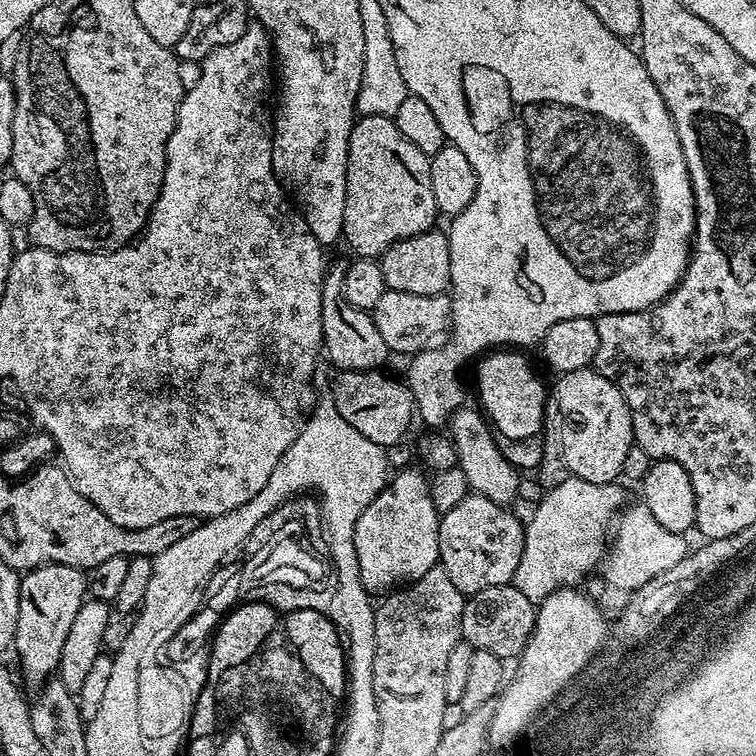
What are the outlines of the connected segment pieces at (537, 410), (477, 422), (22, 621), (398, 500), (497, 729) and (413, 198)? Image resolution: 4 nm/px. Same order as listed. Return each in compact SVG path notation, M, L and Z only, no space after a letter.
M496 350L485 355L475 365L476 388L480 391L479 407L499 435L506 438L530 438L542 432L540 427L544 424L546 388L544 392L544 384L536 377L531 362L516 352L519 351Z
M461 406L446 425L447 435L456 451L456 463L462 474L466 474L468 487L475 495L490 498L490 502L495 504L511 505L511 500L516 496L518 482L522 479L521 473L510 466L506 458L502 458L502 450L498 450L496 436L489 421L473 408Z
M43 564L27 569L21 575L14 652L16 648L20 672L24 675L23 683L28 683L32 690L43 688L59 669L66 634L70 634L74 614L78 614L87 596L88 577L74 566Z
M416 466L397 471L384 485L384 489L362 510L358 522L354 526L354 550L358 558L358 574L362 578L362 586L369 594L387 593L397 586L413 584L422 574L437 567L440 559L438 550L438 530L441 513L434 510L434 502L428 489L429 477L423 476Z
M575 587L558 588L546 599L539 601L536 610L536 625L530 634L528 644L515 661L516 673L511 673L510 679L505 683L502 691L494 700L492 720L488 723L487 739L496 744L512 744L520 736L520 731L547 706L557 699L560 692L568 687L588 664L592 656L597 655L604 645L606 635L606 620L600 617L595 599L589 599L583 591Z
M360 116L355 121L350 130L350 138L346 141L348 149L348 165L346 166L346 210L342 214L342 226L344 234L343 243L348 243L350 247L356 251L355 255L360 258L378 258L390 246L394 246L394 242L398 242L402 238L410 238L414 234L422 234L429 231L433 227L432 224L438 217L438 209L434 202L434 186L430 186L430 166L432 161L426 154L422 154L422 150L418 150L418 146L414 146L414 142L410 142L402 135L402 130L398 130L395 119L390 116Z

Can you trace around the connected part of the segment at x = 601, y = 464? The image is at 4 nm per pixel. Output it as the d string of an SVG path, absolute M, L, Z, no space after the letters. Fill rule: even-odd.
M595 367L565 372L559 377L556 389L551 389L550 396L556 399L556 416L560 419L560 456L564 464L573 473L575 479L584 481L589 486L608 484L617 479L622 470L622 461L626 459L626 450L634 447L632 439L632 419L626 406L626 398L614 382L607 380Z

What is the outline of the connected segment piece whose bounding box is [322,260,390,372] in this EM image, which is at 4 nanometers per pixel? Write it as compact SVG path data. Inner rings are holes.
M336 260L327 265L324 274L324 289L322 290L322 334L324 346L322 349L326 360L333 364L333 369L346 370L383 369L384 363L390 359L390 353L378 326L372 320L371 311L350 306L344 297L344 279L348 264Z

